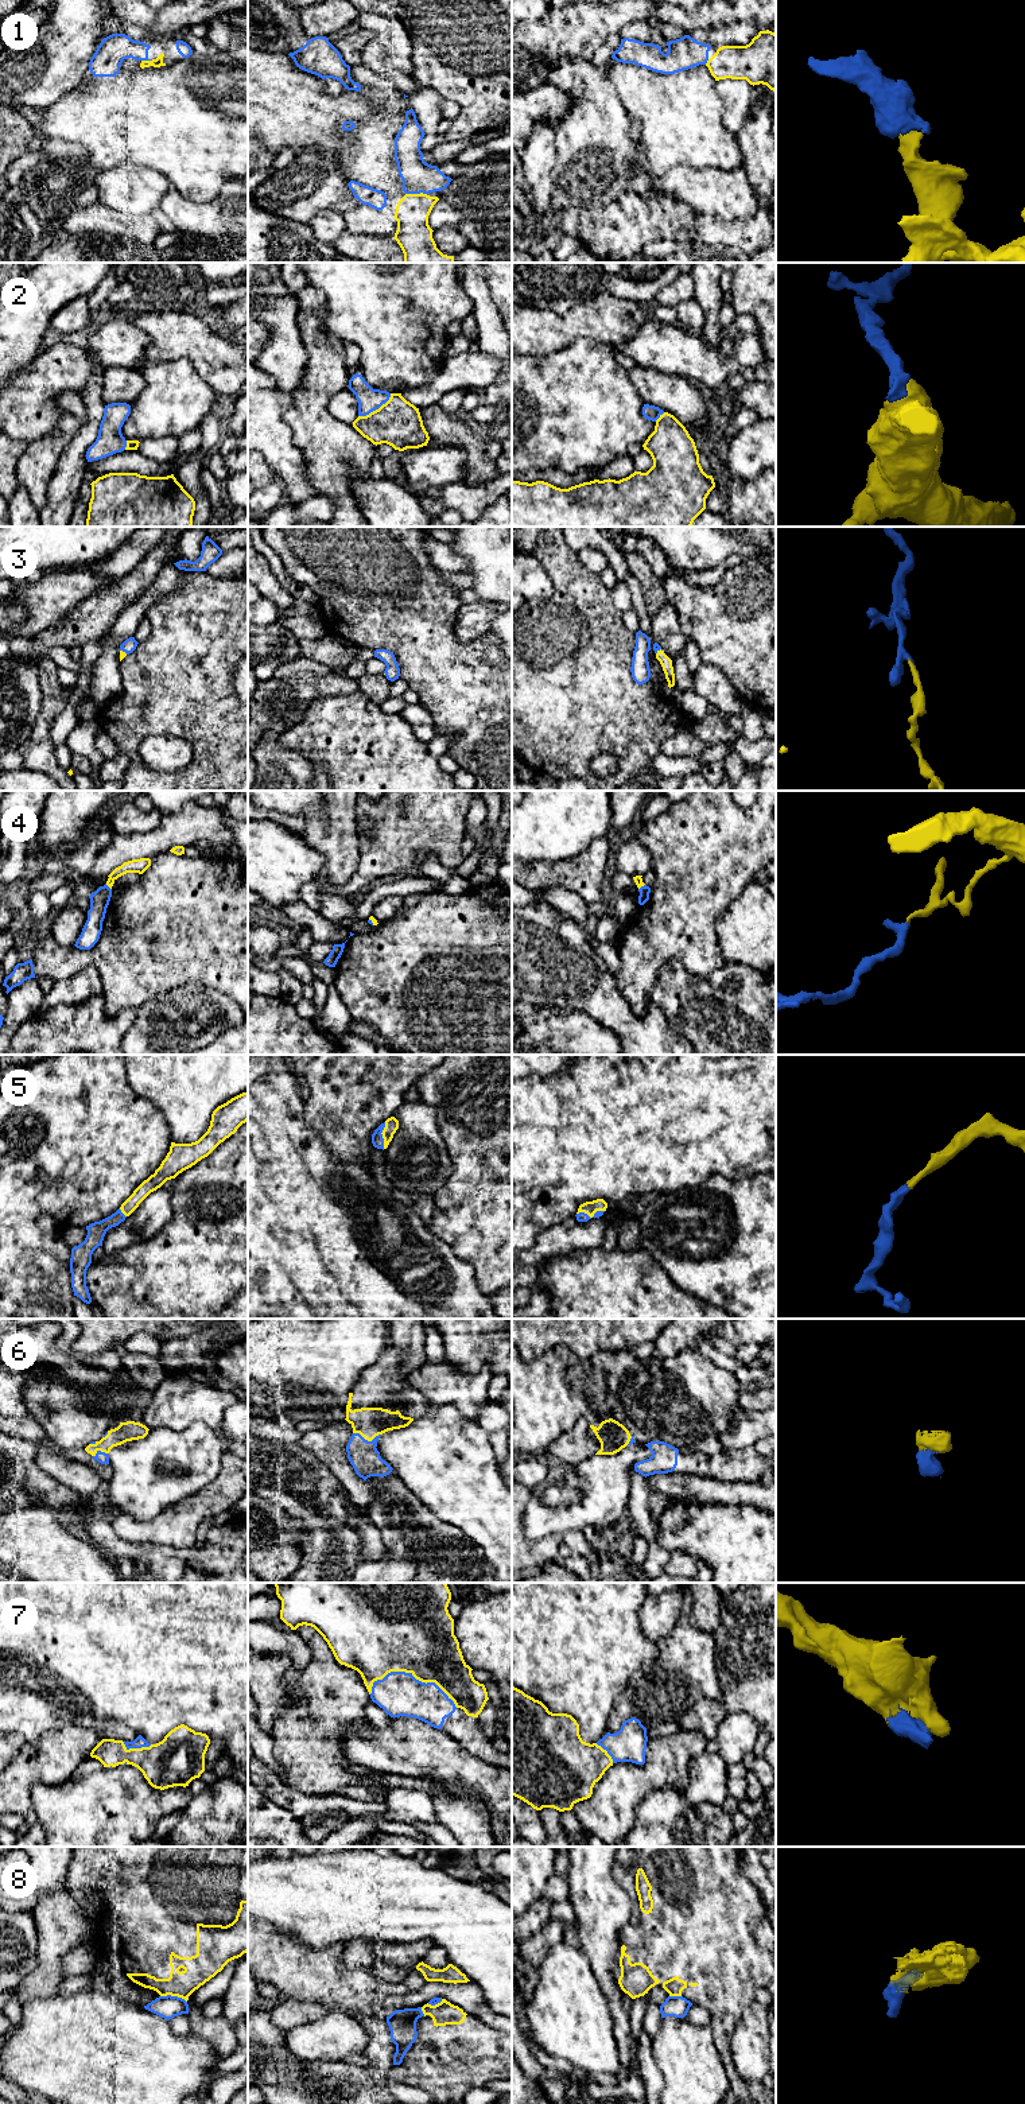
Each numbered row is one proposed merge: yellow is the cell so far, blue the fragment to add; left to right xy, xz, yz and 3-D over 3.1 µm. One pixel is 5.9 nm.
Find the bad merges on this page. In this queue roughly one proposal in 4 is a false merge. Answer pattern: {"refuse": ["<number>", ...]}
{"refuse": ["2", "8"]}

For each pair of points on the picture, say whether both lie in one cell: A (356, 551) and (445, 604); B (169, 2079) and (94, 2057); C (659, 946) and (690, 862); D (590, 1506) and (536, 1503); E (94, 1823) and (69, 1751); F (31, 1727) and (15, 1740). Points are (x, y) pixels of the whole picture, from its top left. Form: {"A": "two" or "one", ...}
{"A": "one", "B": "one", "C": "one", "D": "one", "E": "two", "F": "two"}

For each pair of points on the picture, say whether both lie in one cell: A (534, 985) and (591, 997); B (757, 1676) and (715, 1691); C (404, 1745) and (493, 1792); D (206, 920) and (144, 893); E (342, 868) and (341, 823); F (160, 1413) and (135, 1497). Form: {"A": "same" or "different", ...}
{"A": "same", "B": "different", "C": "same", "D": "same", "E": "same", "F": "different"}

